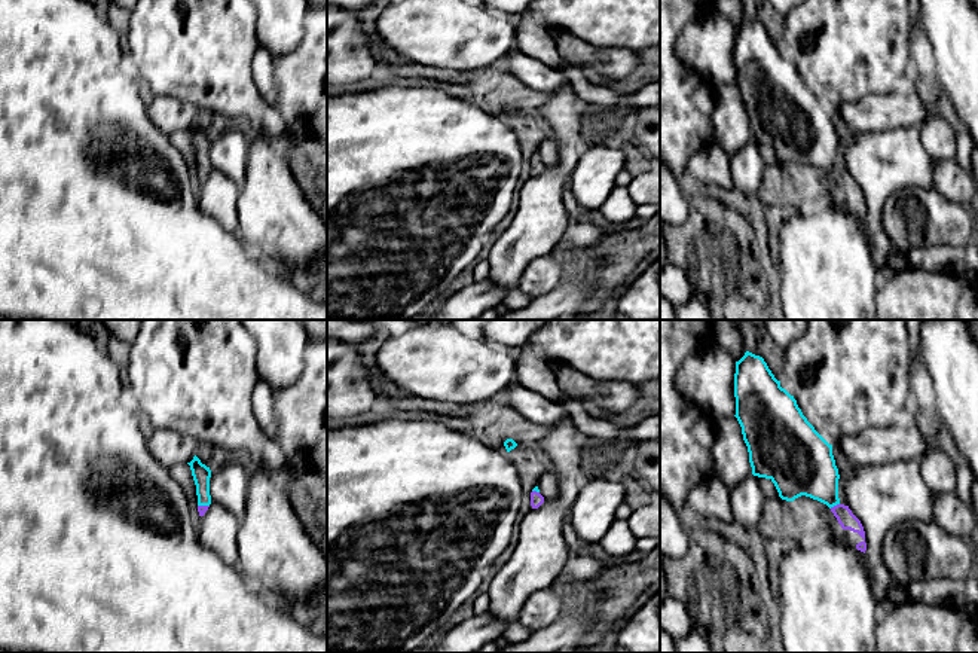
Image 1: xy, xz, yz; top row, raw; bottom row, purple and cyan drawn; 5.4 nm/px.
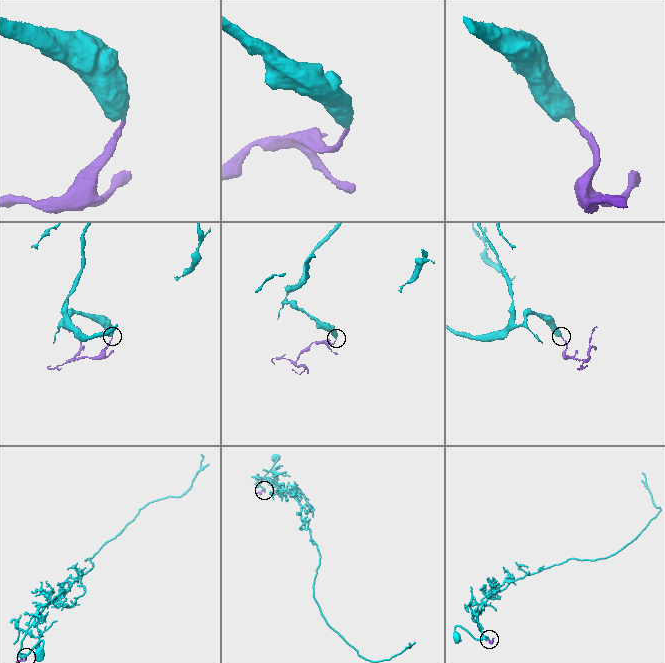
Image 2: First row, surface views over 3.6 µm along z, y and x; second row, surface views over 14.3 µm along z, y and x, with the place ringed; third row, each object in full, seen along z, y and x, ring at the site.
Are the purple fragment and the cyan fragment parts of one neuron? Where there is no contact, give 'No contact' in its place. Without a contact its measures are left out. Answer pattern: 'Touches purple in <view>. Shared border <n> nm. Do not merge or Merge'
Touches purple in yz. Shared border 60 nm. Merge

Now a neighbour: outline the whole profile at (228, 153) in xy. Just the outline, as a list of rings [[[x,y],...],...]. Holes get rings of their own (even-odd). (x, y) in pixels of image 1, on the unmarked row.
[[[229,129],[211,138],[211,170],[223,173],[239,189],[245,183],[248,140],[239,129]]]

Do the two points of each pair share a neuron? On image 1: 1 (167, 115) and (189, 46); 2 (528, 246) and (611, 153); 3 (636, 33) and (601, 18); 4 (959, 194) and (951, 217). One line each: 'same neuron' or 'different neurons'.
1: different neurons
2: different neurons
3: same neuron
4: different neurons

